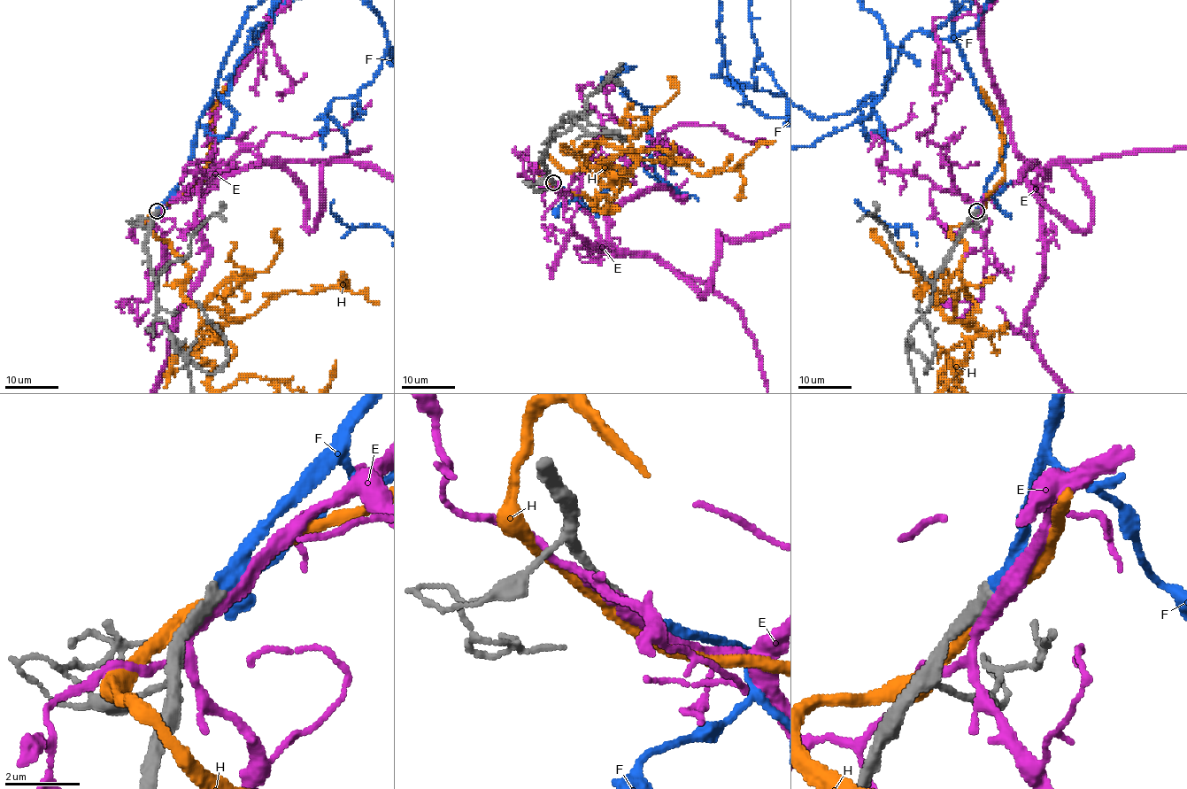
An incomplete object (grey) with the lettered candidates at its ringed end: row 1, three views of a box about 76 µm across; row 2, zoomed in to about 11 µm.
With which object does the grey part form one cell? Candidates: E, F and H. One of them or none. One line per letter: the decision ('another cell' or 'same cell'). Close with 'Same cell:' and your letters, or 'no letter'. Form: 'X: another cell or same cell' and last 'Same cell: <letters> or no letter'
E: another cell
F: same cell
H: another cell
Same cell: F

